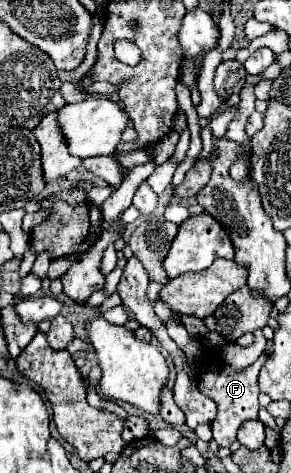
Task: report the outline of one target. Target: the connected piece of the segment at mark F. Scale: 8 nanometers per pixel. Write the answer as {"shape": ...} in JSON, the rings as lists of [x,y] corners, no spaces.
{"shape":[[[203,347],[203,357],[199,363],[199,381],[197,387],[203,395],[207,395],[209,399],[213,399],[217,403],[217,421],[211,423],[213,429],[213,439],[217,441],[219,447],[229,447],[235,439],[237,439],[237,429],[245,419],[257,419],[257,411],[259,411],[259,387],[257,387],[257,377],[259,377],[259,369],[263,367],[263,363],[267,361],[269,355],[261,355],[259,361],[255,361],[253,365],[245,367],[245,369],[235,369],[235,367],[221,367],[221,369],[213,369],[211,371],[211,363],[219,363],[221,361],[221,353],[215,347]]]}

